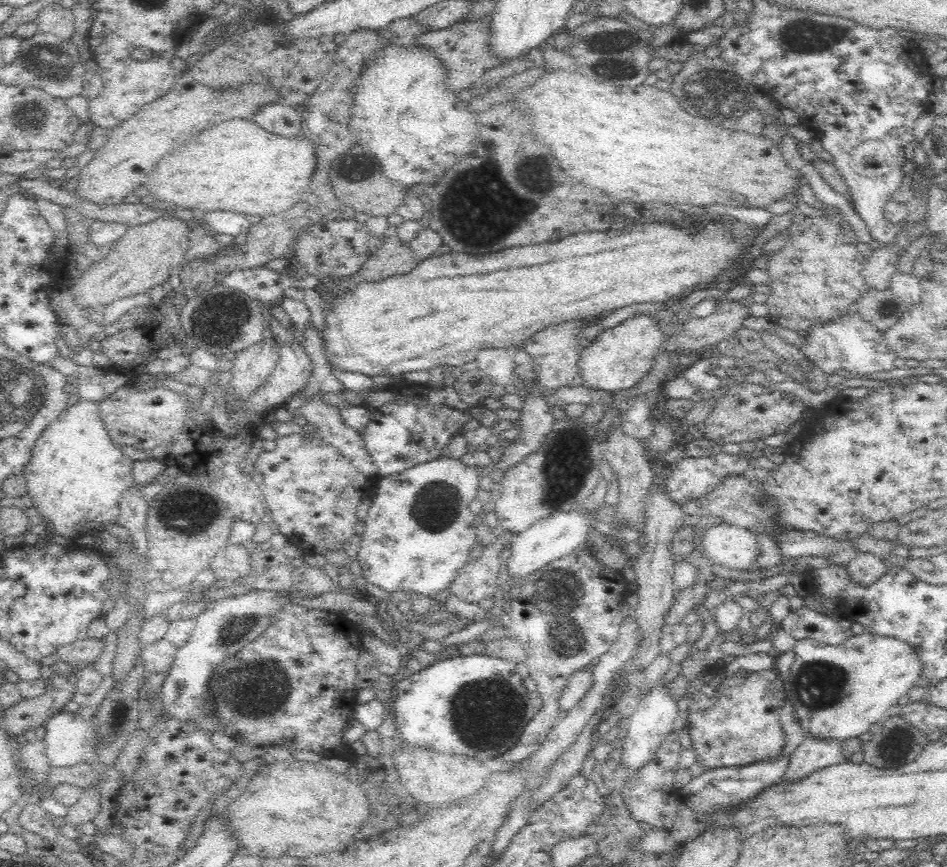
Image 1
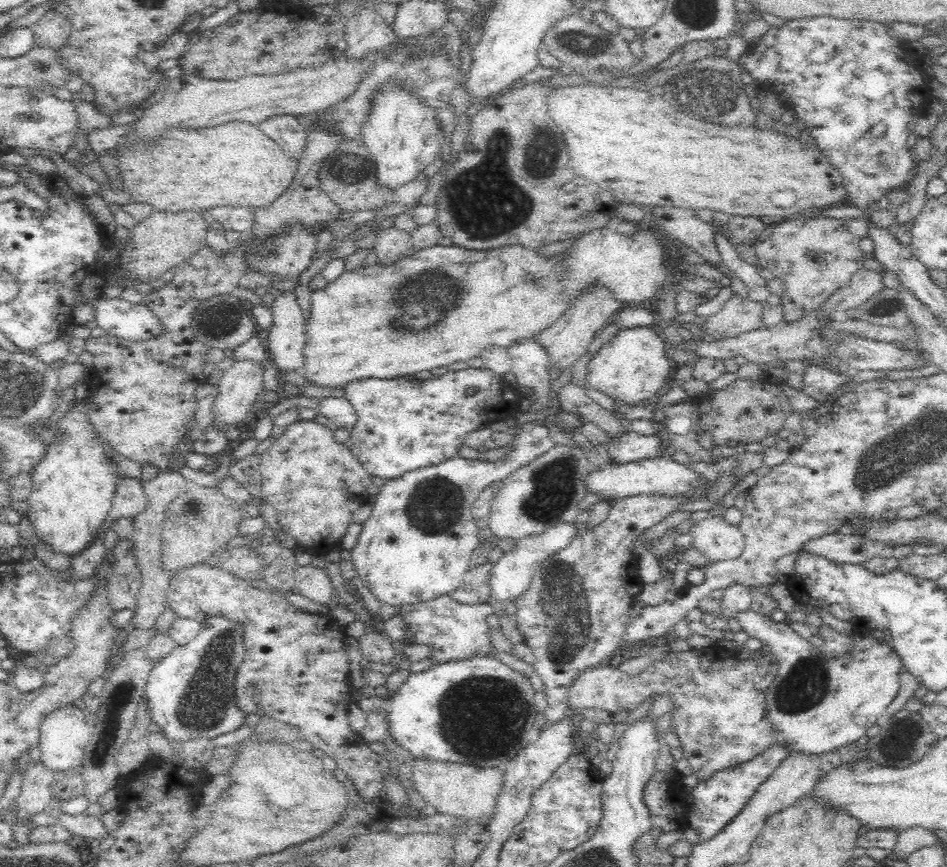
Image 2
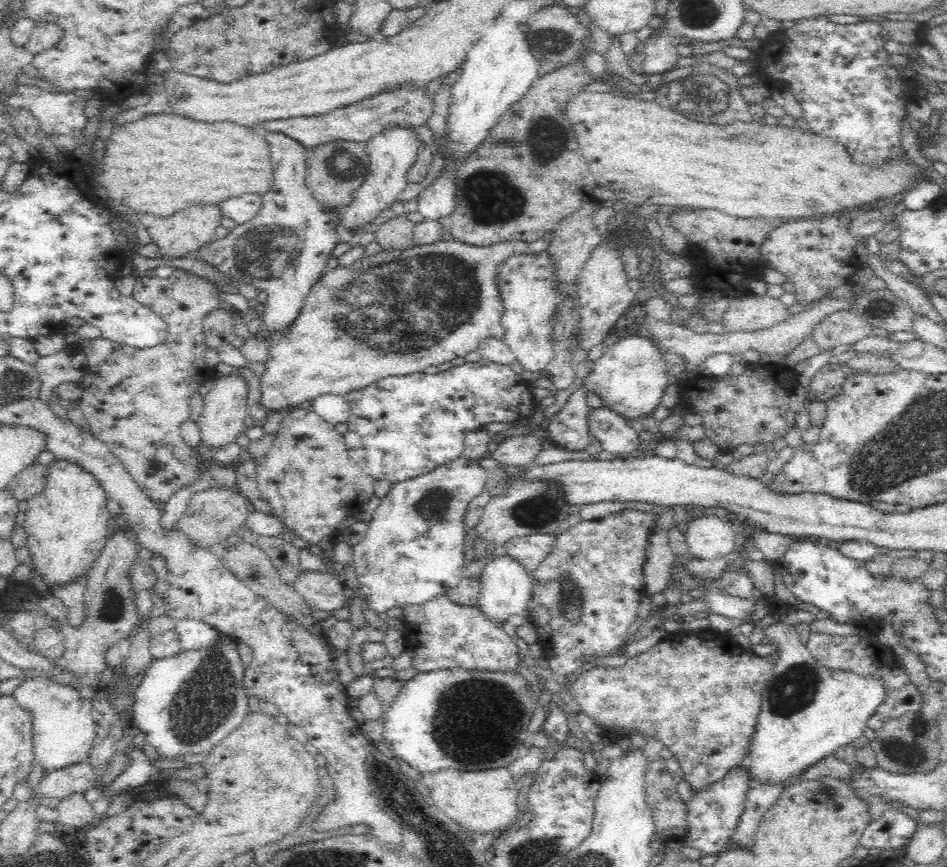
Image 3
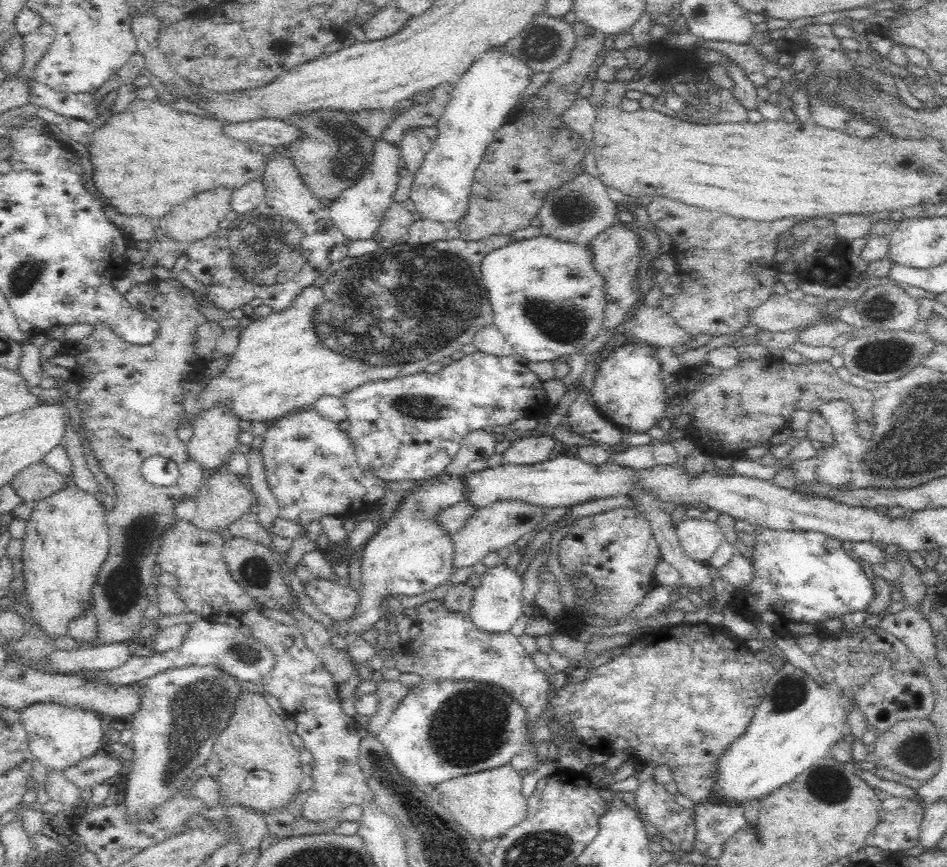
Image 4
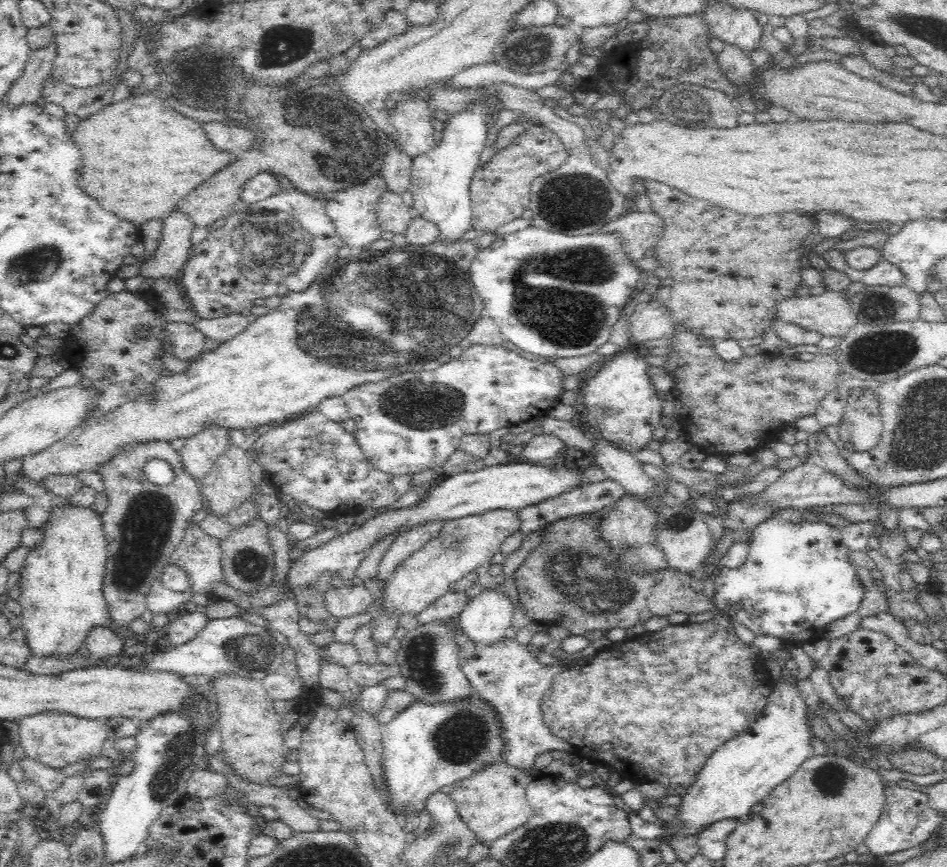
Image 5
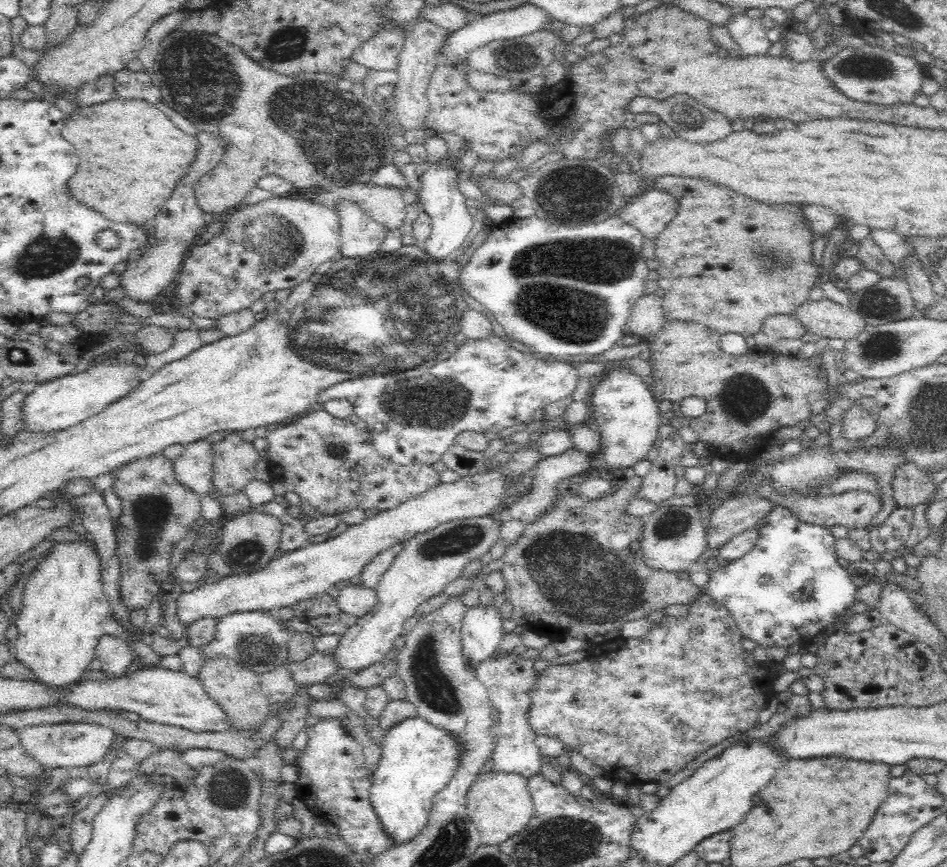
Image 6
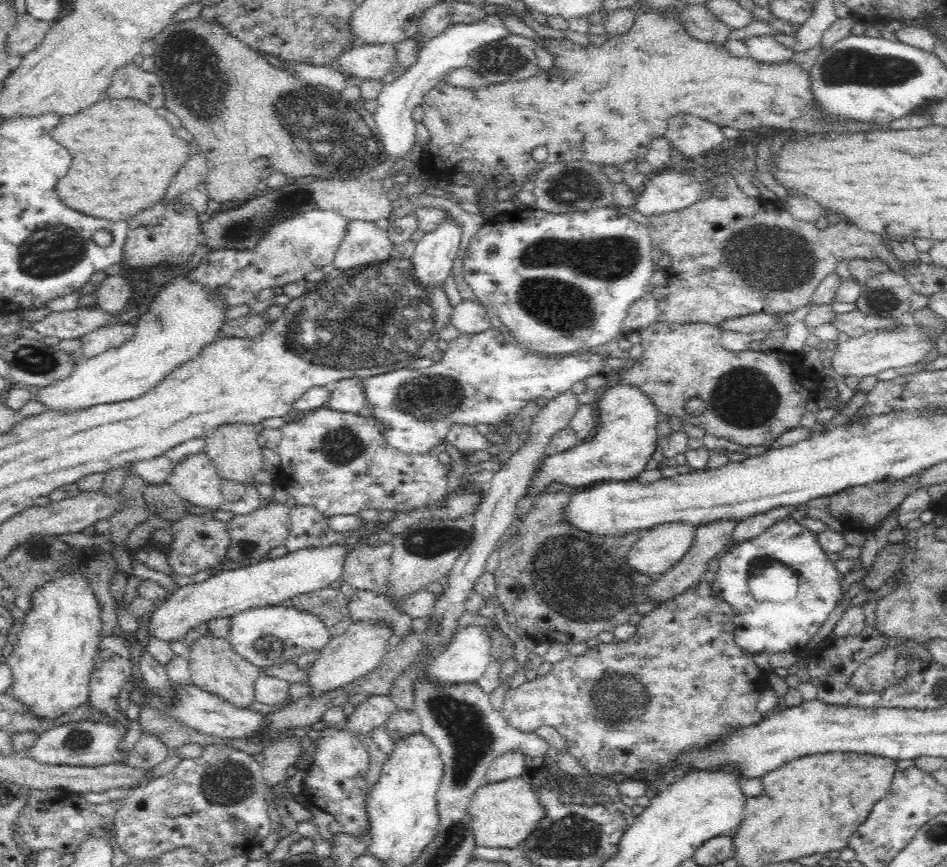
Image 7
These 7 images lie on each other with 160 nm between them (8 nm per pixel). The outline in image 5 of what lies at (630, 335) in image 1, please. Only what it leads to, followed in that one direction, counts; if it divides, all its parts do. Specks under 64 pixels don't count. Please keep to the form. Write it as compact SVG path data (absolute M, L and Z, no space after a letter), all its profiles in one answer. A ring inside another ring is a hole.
M628 352L625 354L614 354L604 362L604 366L584 384L579 391L580 400L586 408L588 414L595 419L598 429L602 431L606 441L621 448L623 451L635 453L640 448L645 448L646 444L653 439L652 432L660 425L662 420L662 396L654 389L654 384L648 370L650 365L645 361L645 352Z

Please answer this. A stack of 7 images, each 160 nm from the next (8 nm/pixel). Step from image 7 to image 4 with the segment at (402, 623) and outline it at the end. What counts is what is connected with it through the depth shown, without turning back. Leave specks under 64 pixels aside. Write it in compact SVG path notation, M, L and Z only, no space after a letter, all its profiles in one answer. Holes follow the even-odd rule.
M311 579L303 583L305 596L325 616L334 621L352 618L358 607L359 592L339 586L325 579Z

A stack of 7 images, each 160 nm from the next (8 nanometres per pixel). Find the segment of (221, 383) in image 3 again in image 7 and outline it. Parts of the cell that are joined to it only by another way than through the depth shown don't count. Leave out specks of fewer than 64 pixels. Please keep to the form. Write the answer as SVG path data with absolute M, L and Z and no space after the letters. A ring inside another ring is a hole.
M204 452L191 453L174 464L166 482L184 502L202 506L204 510L216 511L224 502L221 491L225 485Z

